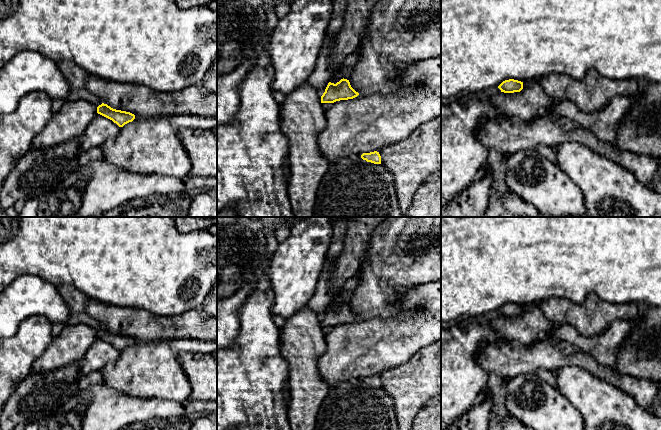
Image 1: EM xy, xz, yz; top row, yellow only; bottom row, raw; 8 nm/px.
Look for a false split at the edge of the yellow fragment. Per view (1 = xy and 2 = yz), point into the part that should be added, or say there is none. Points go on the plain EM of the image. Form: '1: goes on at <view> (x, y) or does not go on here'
1: does not go on here
2: does not go on here

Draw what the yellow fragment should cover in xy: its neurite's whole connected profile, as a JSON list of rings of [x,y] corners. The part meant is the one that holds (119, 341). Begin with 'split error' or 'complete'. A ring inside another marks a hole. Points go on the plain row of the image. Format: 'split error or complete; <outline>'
complete; [[[102,327],[97,331],[97,337],[112,344],[119,351],[123,351],[125,348],[132,346],[135,343],[135,339],[121,334],[116,334]]]

